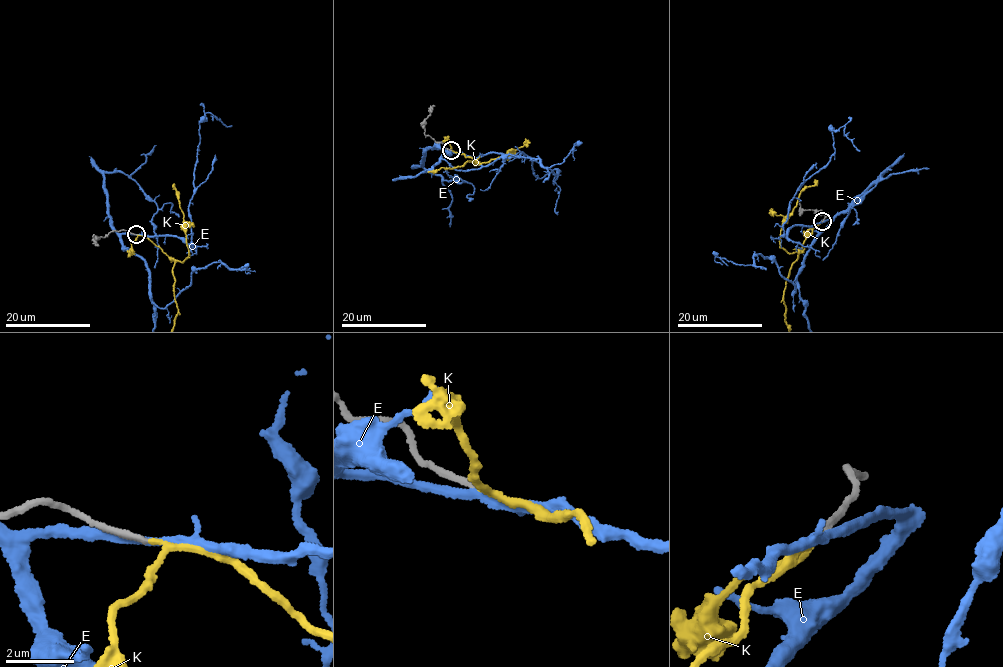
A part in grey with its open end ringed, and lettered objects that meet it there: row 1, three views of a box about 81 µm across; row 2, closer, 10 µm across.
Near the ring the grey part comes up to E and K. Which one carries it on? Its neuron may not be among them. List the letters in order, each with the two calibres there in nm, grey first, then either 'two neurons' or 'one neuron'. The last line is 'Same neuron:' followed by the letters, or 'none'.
E: 200 nm thick on the grey side, 240 nm on the other; two neurons
K: 190 nm thick on the grey side, 140 nm on the other; one neuron
Same neuron: K

